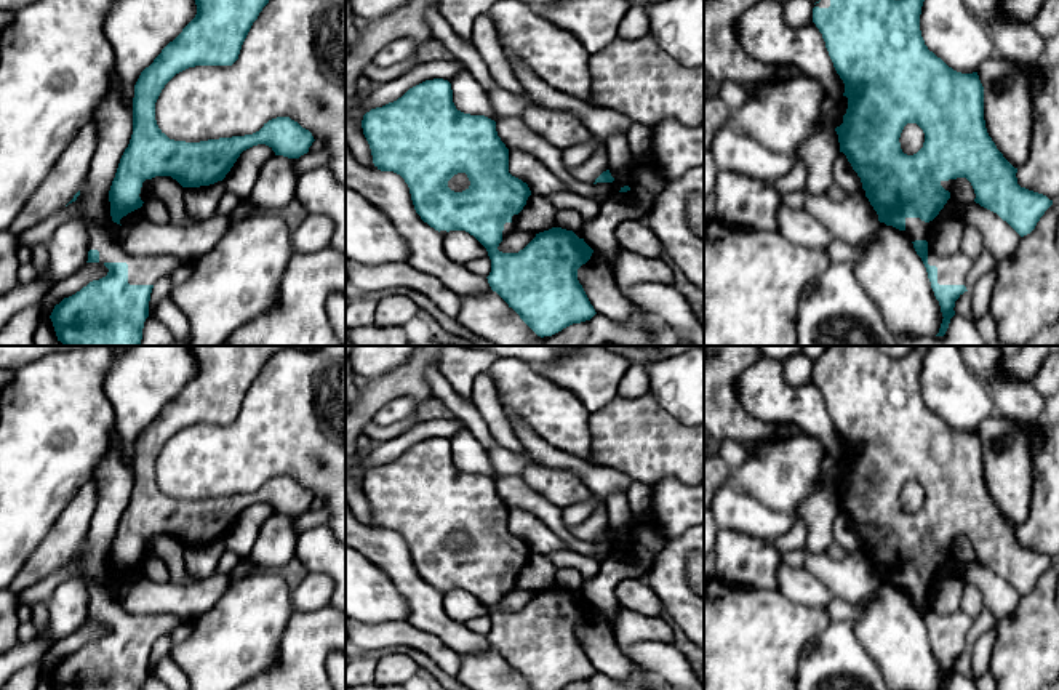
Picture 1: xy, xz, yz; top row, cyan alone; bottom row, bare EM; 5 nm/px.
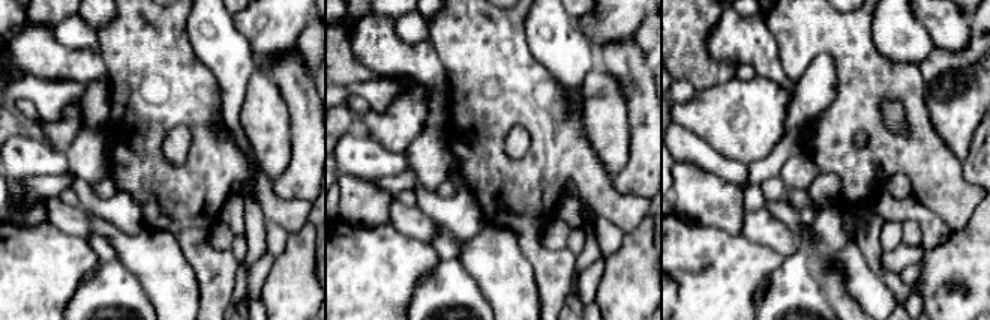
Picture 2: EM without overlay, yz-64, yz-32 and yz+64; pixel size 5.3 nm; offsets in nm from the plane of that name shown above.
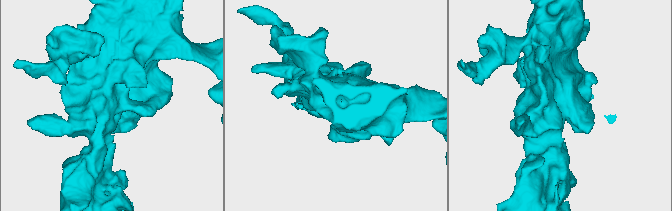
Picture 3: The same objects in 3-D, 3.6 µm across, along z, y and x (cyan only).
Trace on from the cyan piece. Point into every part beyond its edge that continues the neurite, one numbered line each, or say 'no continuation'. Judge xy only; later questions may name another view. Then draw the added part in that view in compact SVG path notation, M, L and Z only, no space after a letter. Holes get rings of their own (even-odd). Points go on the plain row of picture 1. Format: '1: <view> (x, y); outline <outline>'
1: xy (141, 628); outline M80 580L88 589L88 608L99 610L99 621L126 621L130 644L155 644L182 621L171 613L134 615L122 607L114 591L91 580Z

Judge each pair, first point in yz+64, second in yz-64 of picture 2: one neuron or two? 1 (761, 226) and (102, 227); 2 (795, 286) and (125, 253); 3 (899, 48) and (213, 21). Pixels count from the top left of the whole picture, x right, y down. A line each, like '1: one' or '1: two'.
1: two
2: two
3: one

